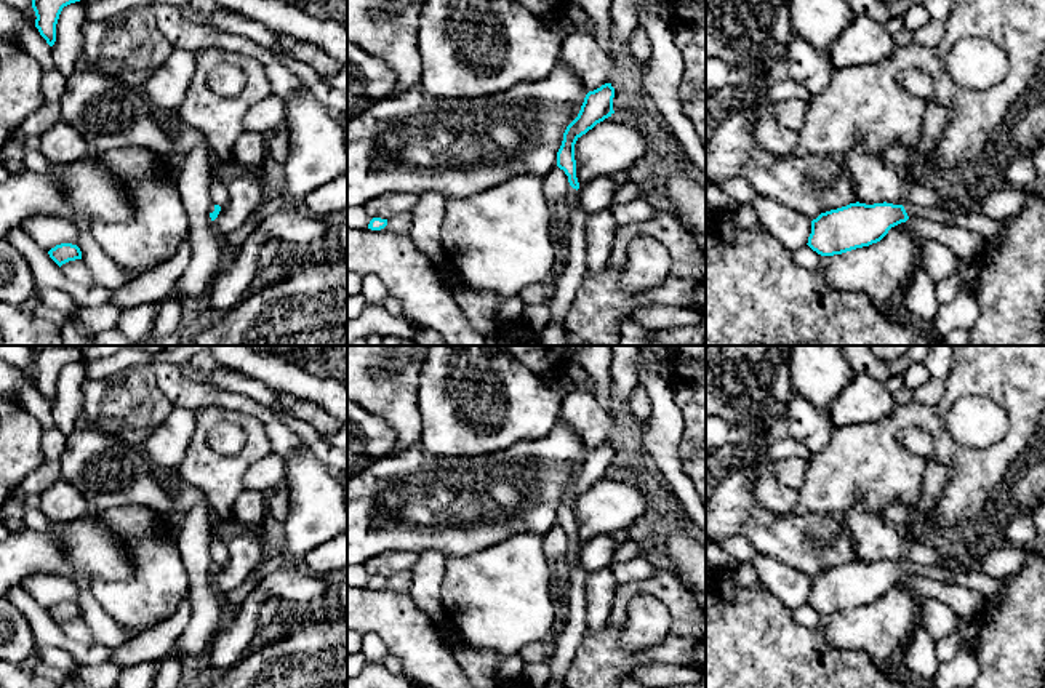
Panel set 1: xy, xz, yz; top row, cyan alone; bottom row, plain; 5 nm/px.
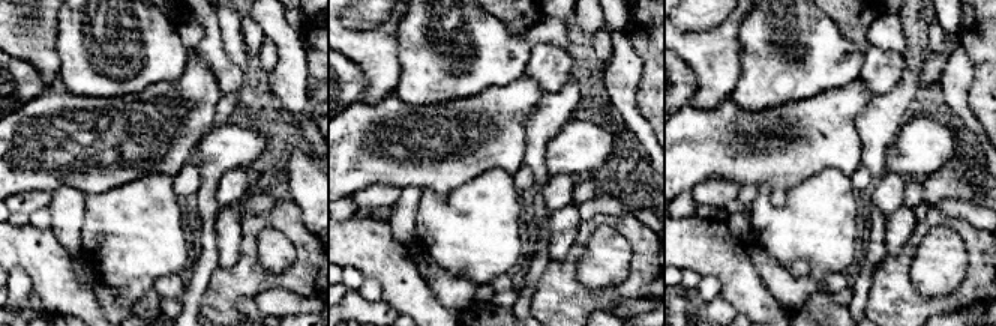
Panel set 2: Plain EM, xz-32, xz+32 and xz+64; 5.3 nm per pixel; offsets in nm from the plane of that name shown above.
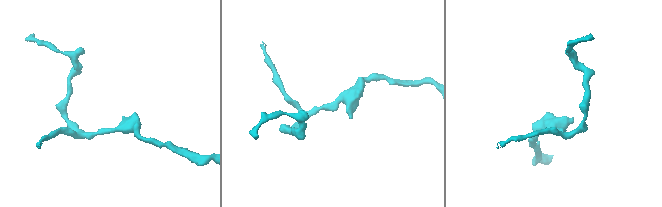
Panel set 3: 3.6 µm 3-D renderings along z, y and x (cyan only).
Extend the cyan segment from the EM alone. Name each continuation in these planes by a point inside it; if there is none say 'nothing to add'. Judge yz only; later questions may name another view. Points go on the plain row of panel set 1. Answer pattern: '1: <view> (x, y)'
1: yz (984, 584)

